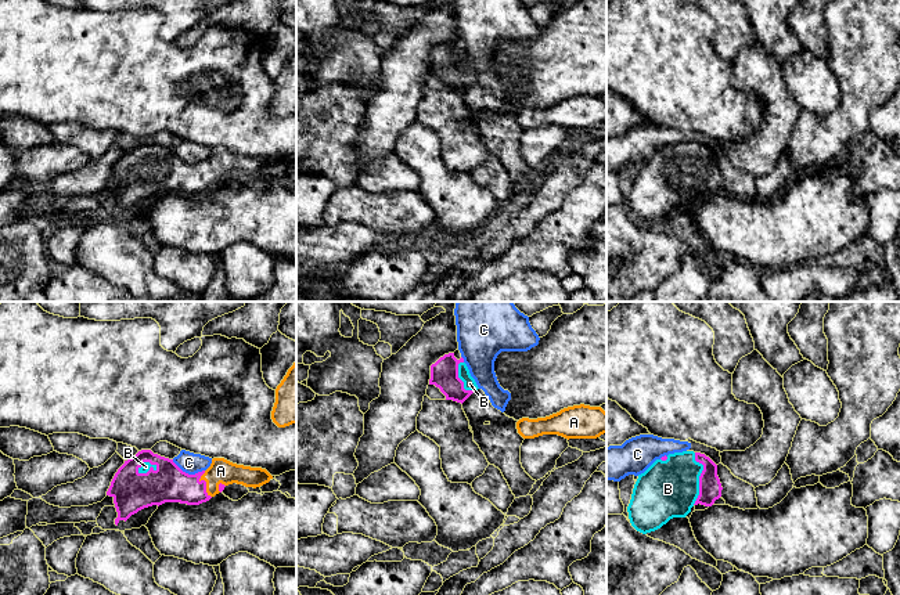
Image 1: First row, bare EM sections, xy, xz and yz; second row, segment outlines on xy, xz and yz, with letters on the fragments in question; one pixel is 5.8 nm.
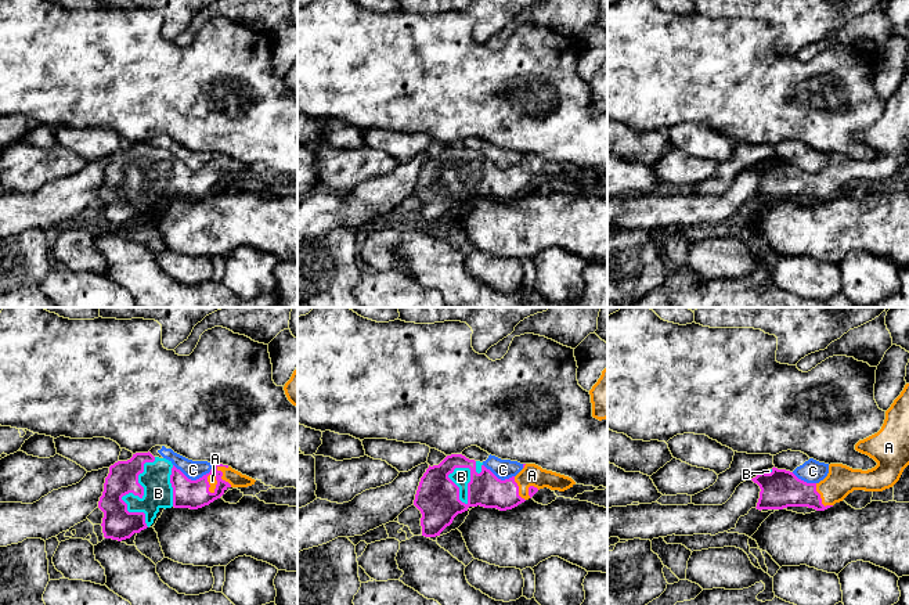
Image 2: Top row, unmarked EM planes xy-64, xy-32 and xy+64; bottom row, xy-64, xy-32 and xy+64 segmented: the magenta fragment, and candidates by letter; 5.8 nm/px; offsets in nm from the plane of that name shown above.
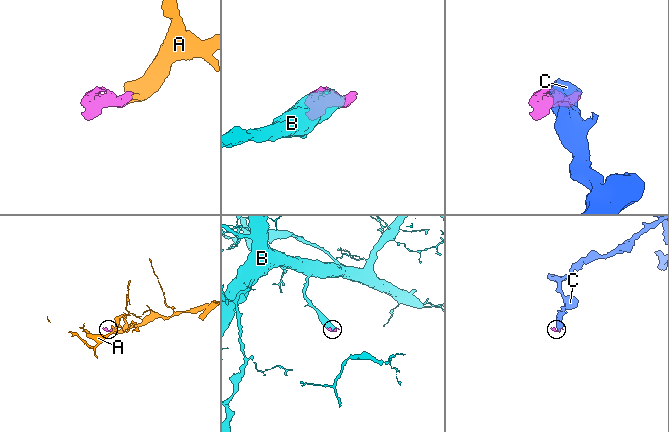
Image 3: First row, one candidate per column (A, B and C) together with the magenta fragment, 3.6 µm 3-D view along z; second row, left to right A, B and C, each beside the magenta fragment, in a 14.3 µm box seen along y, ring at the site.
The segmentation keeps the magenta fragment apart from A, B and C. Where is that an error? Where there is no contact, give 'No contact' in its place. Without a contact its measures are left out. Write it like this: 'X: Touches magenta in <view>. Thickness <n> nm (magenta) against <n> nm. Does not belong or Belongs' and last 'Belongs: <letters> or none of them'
A: Touches magenta in xy. Thickness 220 nm (magenta) against 140 nm. Belongs
B: Touches magenta in yz. Thickness 130 nm (magenta) against 340 nm. Belongs
C: Touches magenta in xy. Thickness 220 nm (magenta) against 120 nm. Does not belong
Belongs: A, B

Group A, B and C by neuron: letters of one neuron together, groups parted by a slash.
A B / C

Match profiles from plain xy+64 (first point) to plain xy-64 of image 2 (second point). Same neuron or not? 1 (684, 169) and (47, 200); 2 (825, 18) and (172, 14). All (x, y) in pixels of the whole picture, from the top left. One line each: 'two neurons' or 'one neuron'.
1: two neurons
2: one neuron

